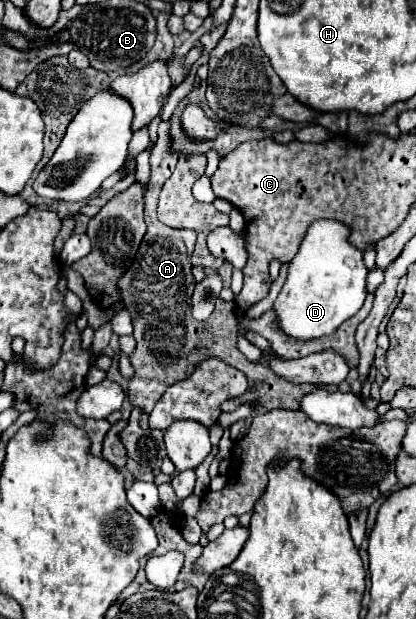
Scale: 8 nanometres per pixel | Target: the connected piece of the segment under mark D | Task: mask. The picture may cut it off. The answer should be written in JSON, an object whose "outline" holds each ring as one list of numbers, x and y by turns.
{"outline":[[318,219,308,227,308,233,290,261,288,279,274,303,278,325,286,335,296,339,316,339,336,331,352,317,366,299,366,277,362,251,350,243,352,229,342,221]]}

